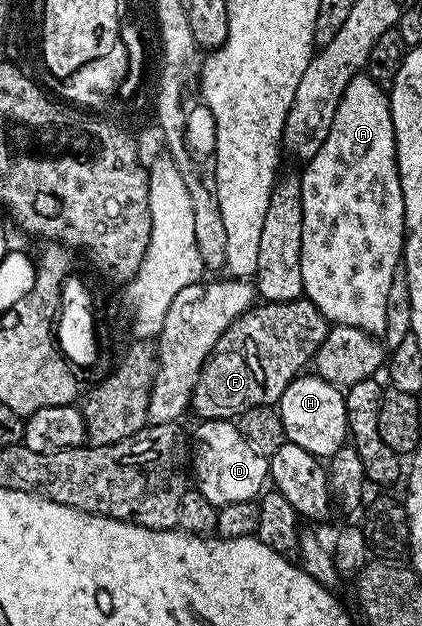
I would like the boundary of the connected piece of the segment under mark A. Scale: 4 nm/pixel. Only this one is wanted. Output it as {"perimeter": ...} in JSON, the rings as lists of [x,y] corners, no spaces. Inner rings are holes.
{"perimeter":[[[359,75],[344,87],[344,95],[340,99],[340,107],[336,107],[336,119],[332,119],[332,127],[328,131],[328,139],[324,139],[324,147],[316,151],[316,155],[305,162],[301,170],[302,210],[304,211],[304,231],[300,243],[300,276],[304,279],[303,294],[325,315],[327,321],[336,325],[360,327],[360,331],[371,335],[382,335],[386,332],[386,316],[388,315],[388,291],[392,288],[392,279],[400,272],[404,261],[406,244],[406,212],[404,211],[404,195],[400,187],[398,174],[398,156],[396,155],[396,139],[394,124],[390,114],[390,98],[387,90],[368,75]]]}

